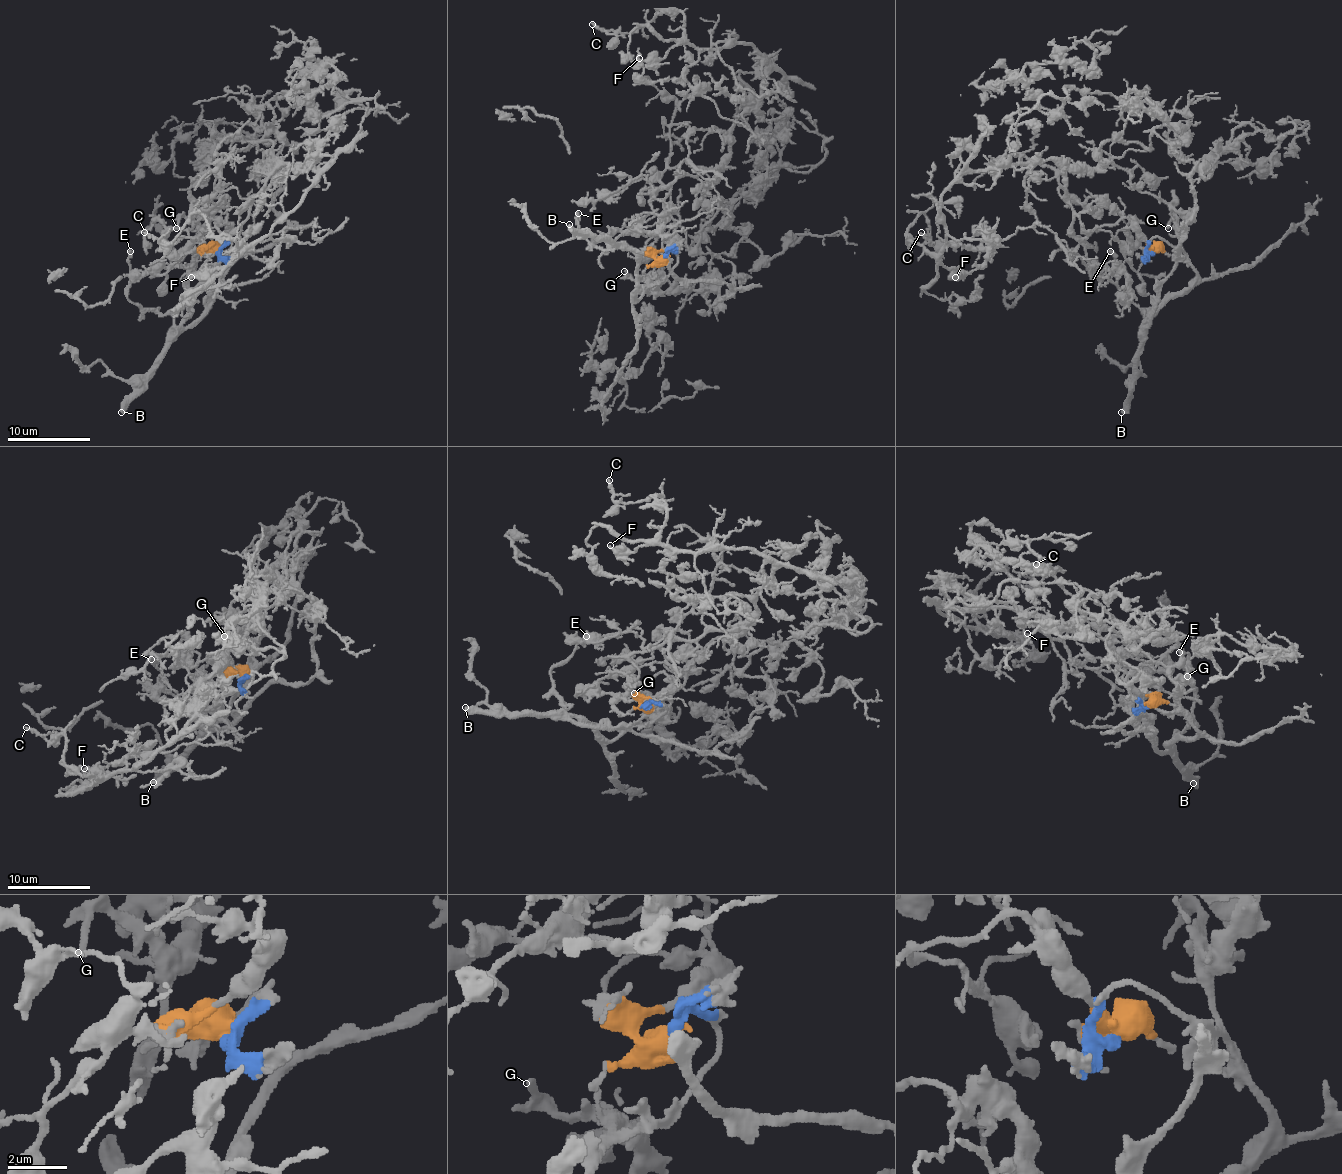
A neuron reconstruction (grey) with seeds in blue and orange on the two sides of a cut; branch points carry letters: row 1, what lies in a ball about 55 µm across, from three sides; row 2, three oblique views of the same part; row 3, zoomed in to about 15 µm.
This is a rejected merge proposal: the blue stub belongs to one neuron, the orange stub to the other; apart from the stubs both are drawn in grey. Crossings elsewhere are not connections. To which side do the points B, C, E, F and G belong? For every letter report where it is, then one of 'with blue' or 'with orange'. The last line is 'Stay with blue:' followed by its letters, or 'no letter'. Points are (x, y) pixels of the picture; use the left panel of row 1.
B: (121, 412) | with blue
C: (144, 232) | with orange
E: (130, 251) | with blue
F: (191, 277) | with orange
G: (176, 228) | with blue
Stay with blue: B, E, G

